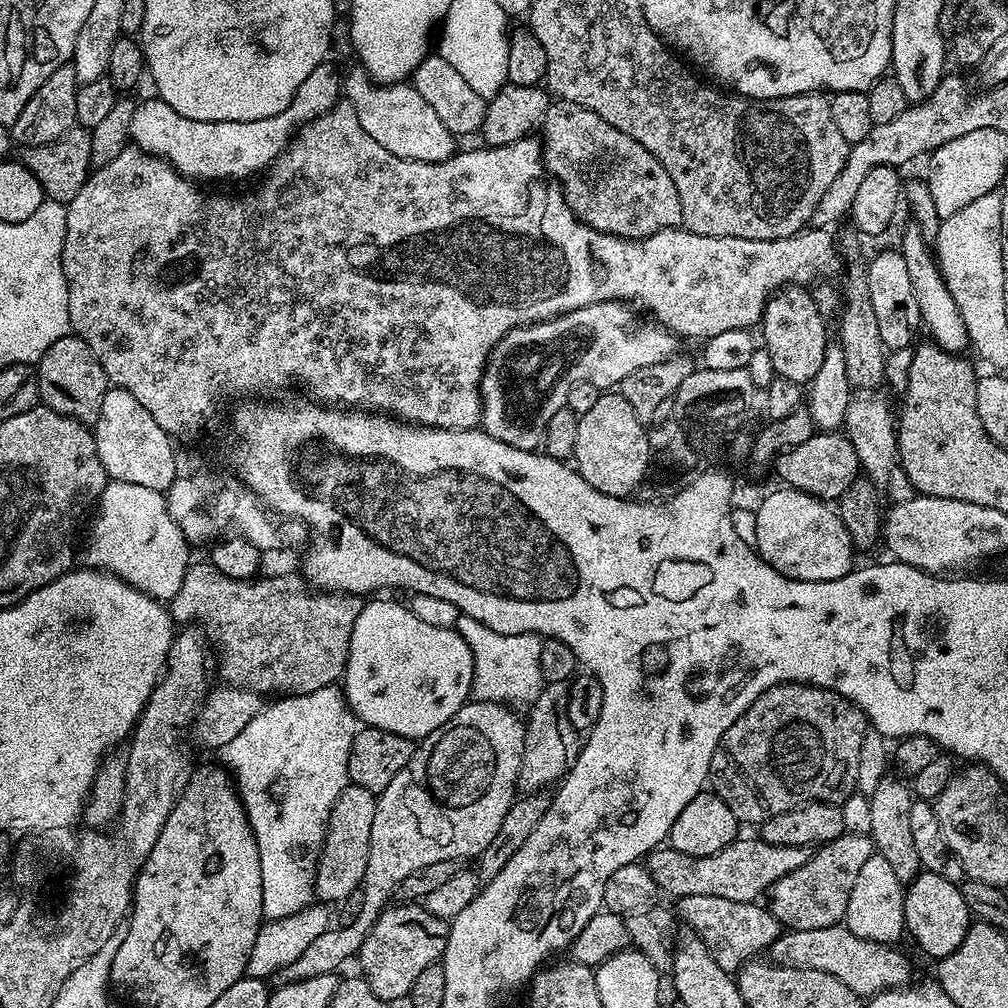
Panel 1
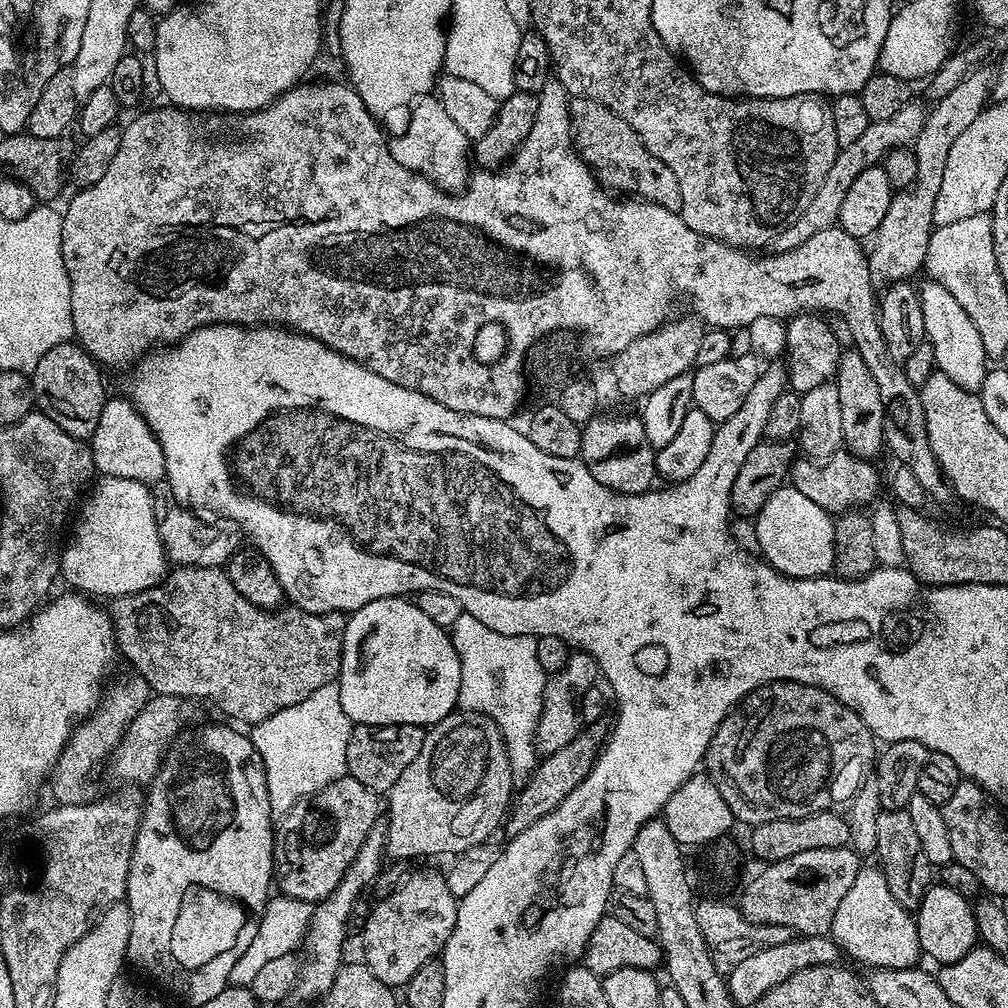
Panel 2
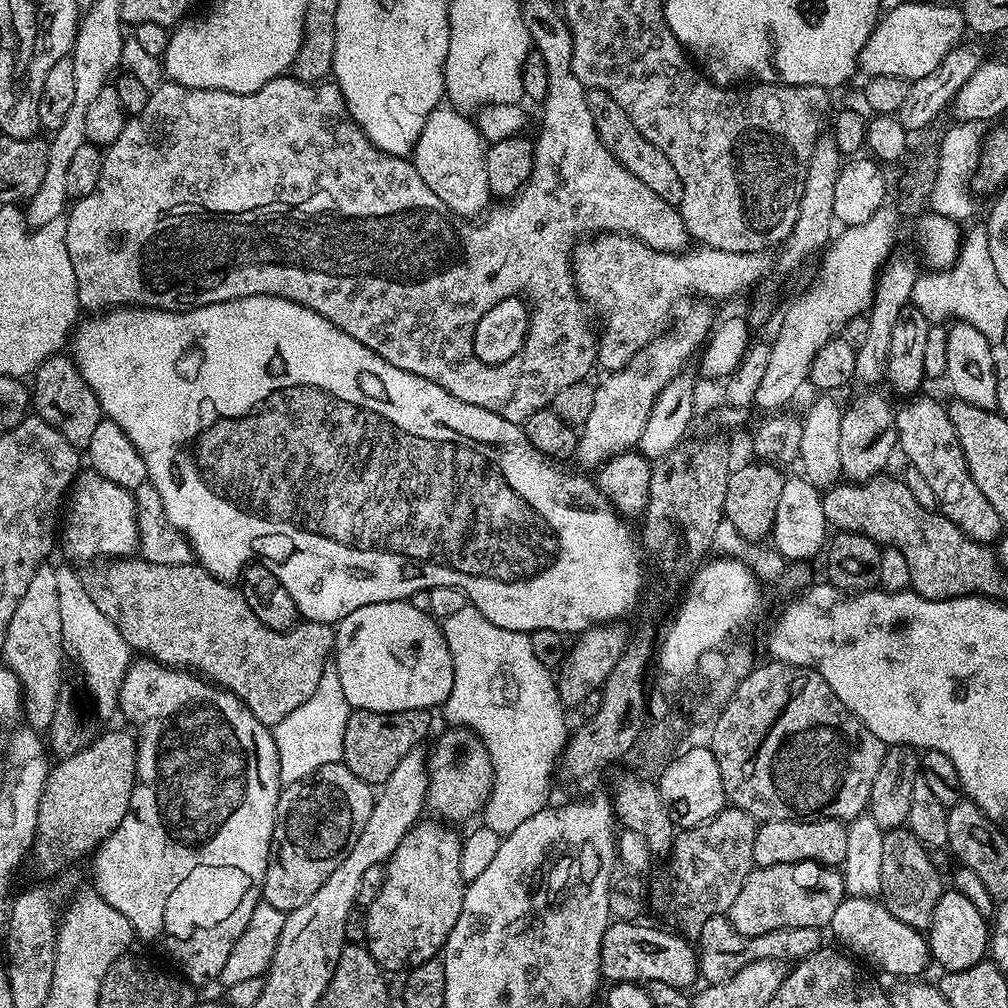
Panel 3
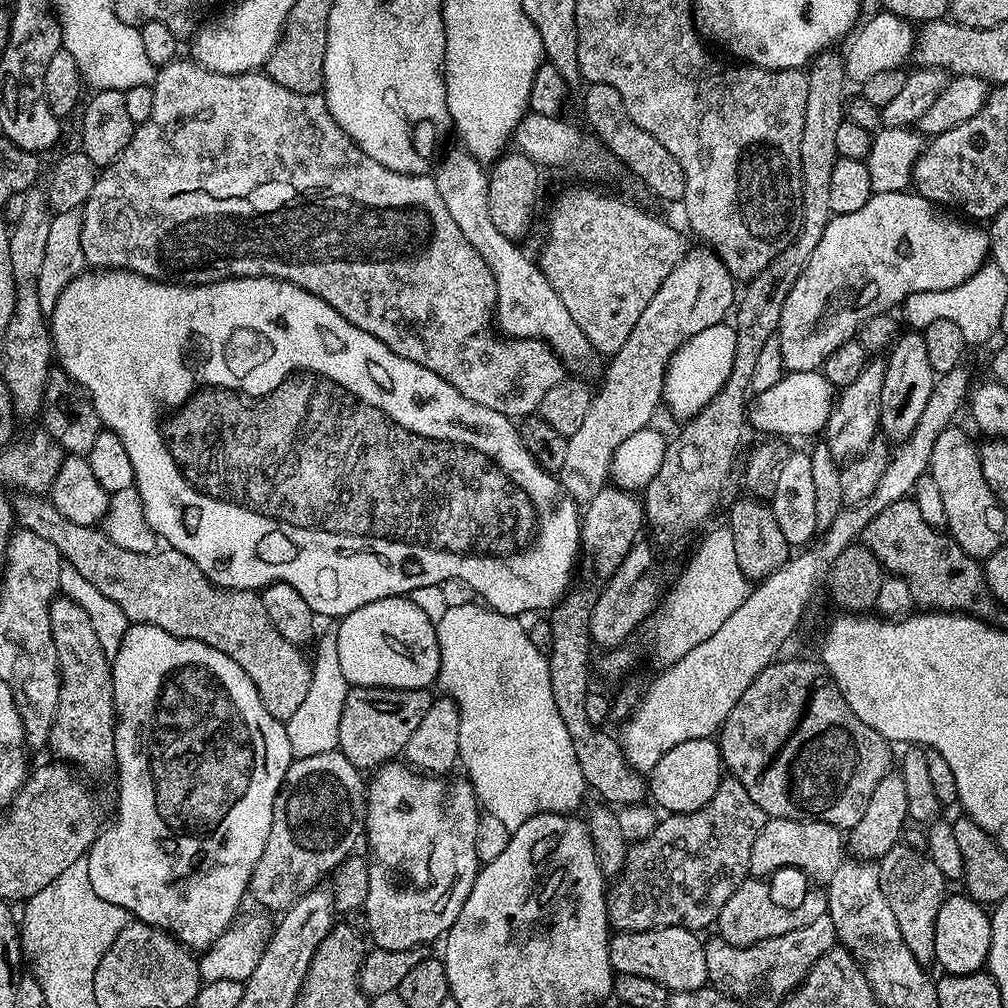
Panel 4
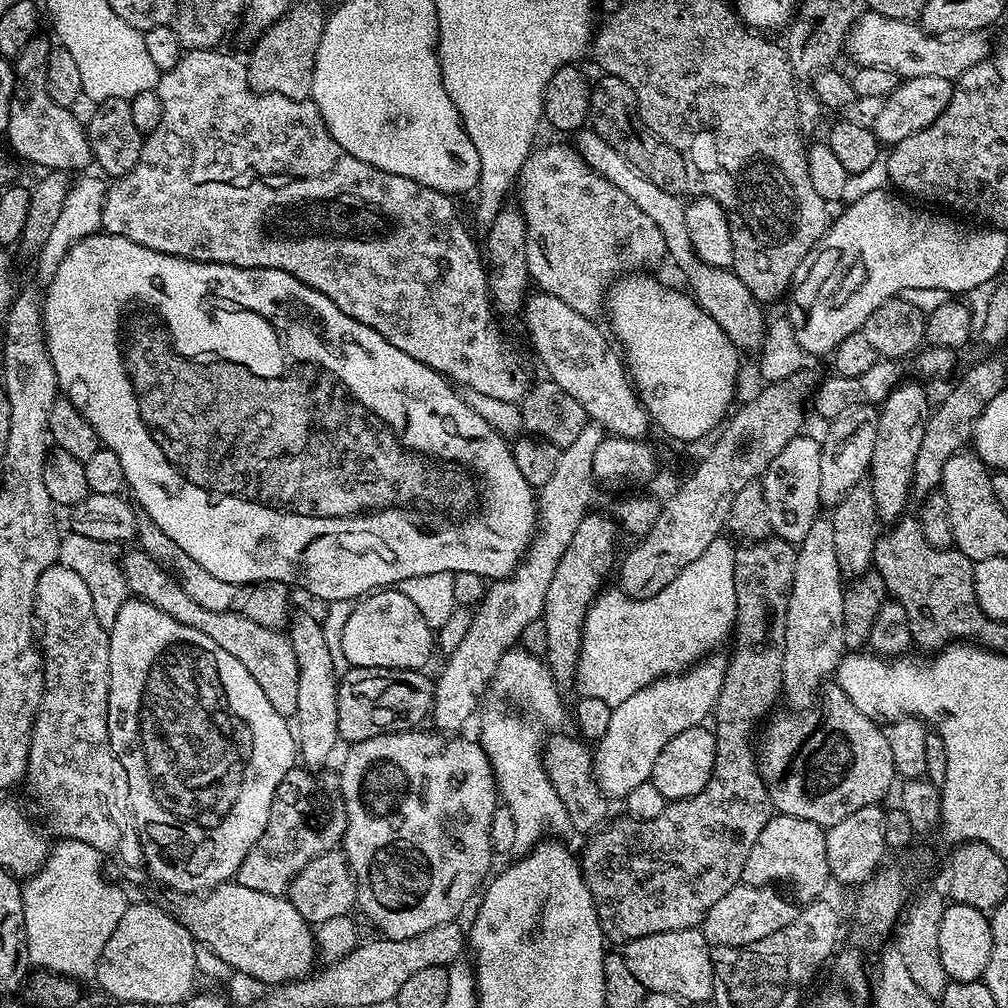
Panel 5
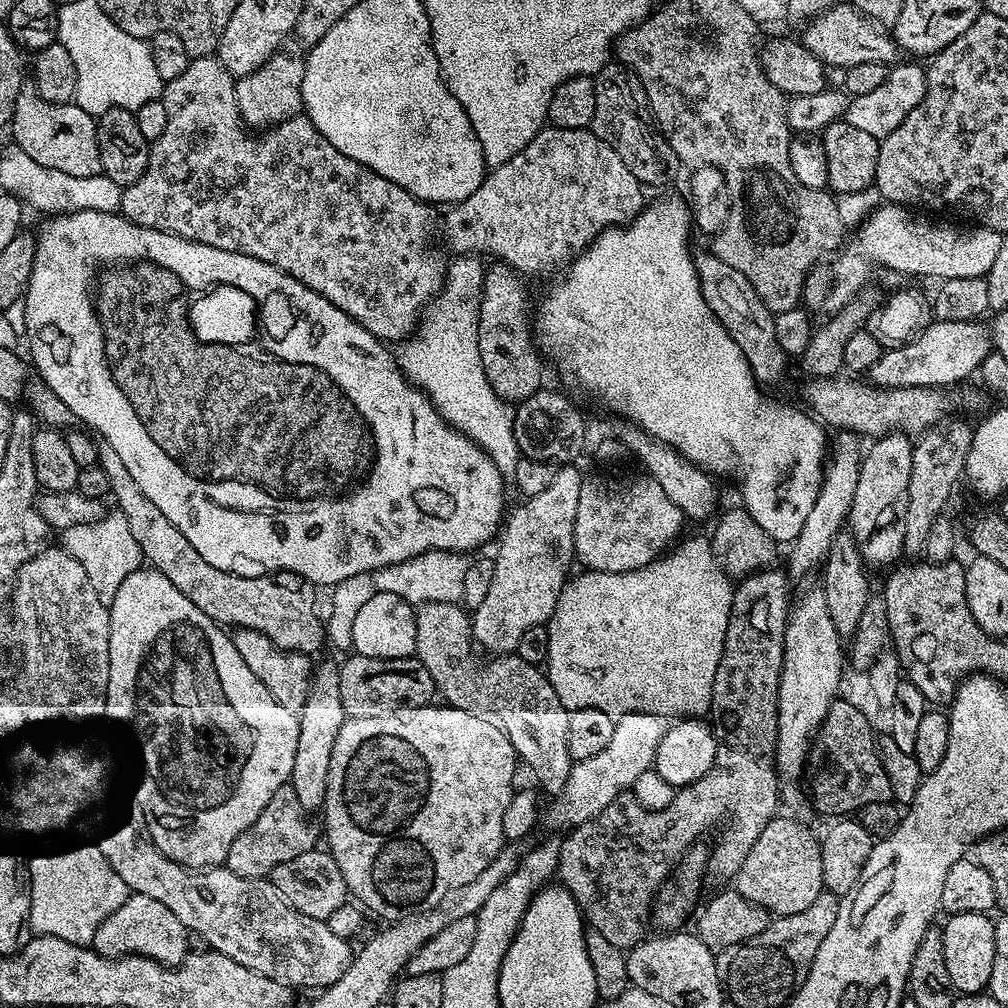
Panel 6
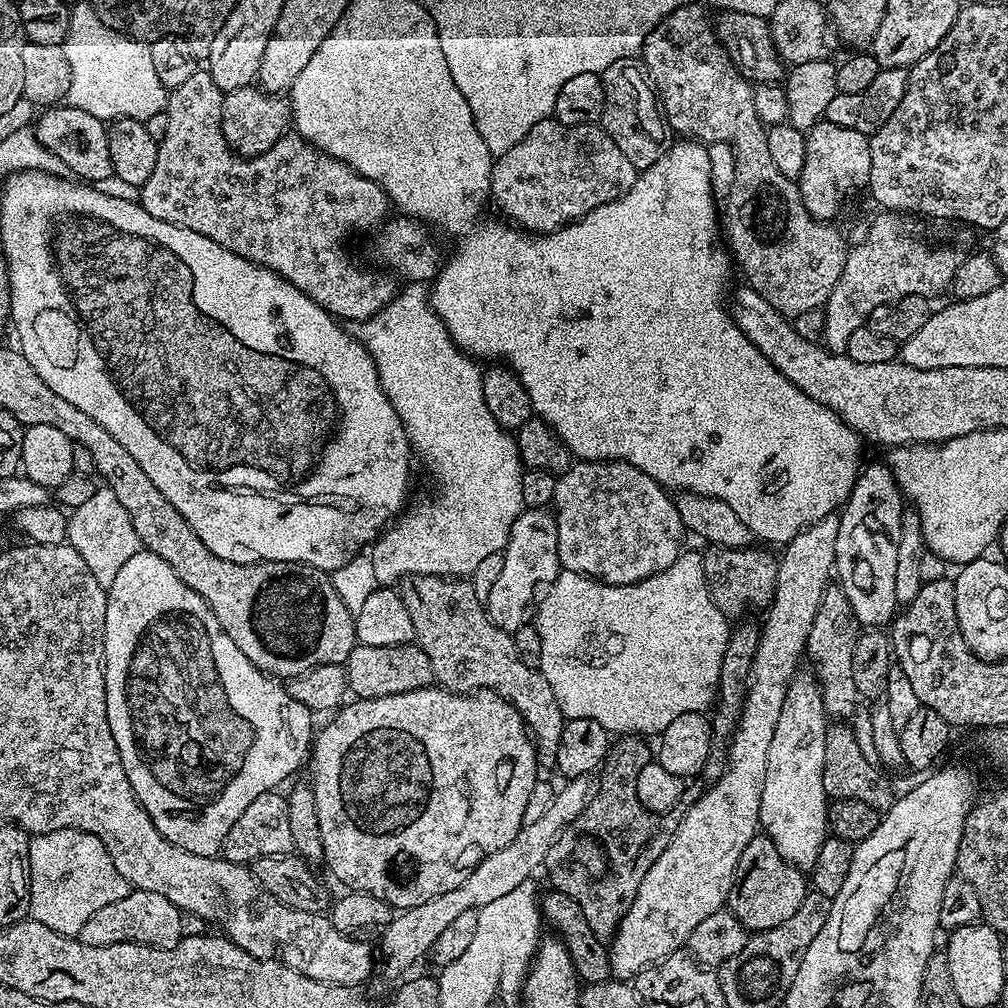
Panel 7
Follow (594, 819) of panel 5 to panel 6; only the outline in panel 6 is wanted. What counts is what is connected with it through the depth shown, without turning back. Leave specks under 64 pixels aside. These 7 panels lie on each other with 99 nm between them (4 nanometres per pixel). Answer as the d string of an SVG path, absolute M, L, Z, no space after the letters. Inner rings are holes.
M430 602L429 604L419 605L415 609L416 614L416 651L414 653L416 659L422 662L422 666L426 666L426 670L430 670L430 678L434 678L436 683L437 693L442 697L451 707L461 708L467 712L477 713L490 722L494 722L505 734L506 738L510 738L510 742L514 746L516 755L518 757L519 763L524 764L526 767L532 771L532 776L545 788L546 791L552 792L551 794L559 794L560 791L566 786L566 780L570 778L570 770L573 766L572 755L570 754L570 745L568 743L568 723L570 723L570 718L568 713L570 709L566 706L562 706L562 702L558 698L558 694L554 694L554 686L550 686L547 675L537 665L531 664L530 662L522 662L522 658L515 654L500 654L495 658L484 658L488 660L480 661L476 660L476 656L472 653L472 648L474 649L474 641L472 638L472 622L469 613L465 611L459 603L451 604L450 602Z

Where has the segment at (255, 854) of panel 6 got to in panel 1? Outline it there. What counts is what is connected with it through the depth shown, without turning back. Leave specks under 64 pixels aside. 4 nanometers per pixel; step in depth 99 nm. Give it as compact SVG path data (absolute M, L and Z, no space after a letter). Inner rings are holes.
M349 783L334 802L328 819L328 829L314 865L315 895L321 901L344 900L356 896L366 874L366 858L370 858L370 825L374 823L376 796L362 786Z

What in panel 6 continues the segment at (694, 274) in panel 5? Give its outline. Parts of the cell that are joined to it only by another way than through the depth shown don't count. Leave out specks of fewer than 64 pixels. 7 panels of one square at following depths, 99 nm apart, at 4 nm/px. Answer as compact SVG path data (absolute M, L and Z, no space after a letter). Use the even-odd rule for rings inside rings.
M710 250L696 252L696 273L700 279L700 289L702 298L706 298L706 306L722 322L726 334L738 342L738 350L746 358L750 370L756 375L757 381L761 385L768 386L775 380L780 380L784 376L784 367L790 364L789 357L785 356L782 346L778 346L778 338L774 338L774 322L776 321L773 312L758 298L754 286L746 278L746 274L741 274L739 270L734 270L734 266L722 262Z

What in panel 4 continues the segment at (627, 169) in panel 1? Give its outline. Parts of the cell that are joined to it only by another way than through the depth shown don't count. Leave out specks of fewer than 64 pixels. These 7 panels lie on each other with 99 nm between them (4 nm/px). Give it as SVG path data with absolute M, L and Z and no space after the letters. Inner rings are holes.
M588 84L584 92L584 116L590 127L596 131L595 139L609 153L613 152L650 191L664 200L683 201L686 190L686 178L678 158L654 138L654 134L646 134L630 114L626 114L626 105L622 103L622 94L609 84Z

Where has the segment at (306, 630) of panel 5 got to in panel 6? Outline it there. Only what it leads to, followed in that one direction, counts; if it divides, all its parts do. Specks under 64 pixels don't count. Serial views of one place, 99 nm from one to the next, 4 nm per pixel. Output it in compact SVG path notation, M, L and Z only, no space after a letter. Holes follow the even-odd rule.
M334 659L324 660L315 665L312 673L312 685L306 702L298 713L298 746L294 749L294 770L290 781L298 802L302 802L304 811L316 814L324 807L326 782L330 778L330 754L334 754L334 742L338 730L345 722L342 693L338 686L340 665Z

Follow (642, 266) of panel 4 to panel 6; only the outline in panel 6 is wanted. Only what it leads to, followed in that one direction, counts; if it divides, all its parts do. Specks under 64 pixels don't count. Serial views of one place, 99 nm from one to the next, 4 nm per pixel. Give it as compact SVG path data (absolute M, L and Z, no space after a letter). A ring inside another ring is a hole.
M545 126L526 142L522 150L518 150L518 154L514 154L514 158L510 158L510 162L502 162L502 166L491 169L474 194L445 211L448 213L442 216L443 247L452 254L492 256L488 258L508 264L521 274L555 273L571 265L607 228L624 226L635 220L646 207L643 191L640 180L630 174L626 162L622 162L614 149L606 146L606 142L588 128Z

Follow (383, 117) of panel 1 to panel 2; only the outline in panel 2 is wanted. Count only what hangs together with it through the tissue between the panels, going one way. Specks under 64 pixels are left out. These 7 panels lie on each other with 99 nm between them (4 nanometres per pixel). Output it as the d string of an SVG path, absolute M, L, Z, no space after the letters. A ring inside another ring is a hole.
M429 94L419 97L411 105L412 117L406 126L406 130L401 136L392 136L390 147L397 162L402 162L406 170L411 172L421 172L427 180L432 180L438 187L443 188L445 192L453 194L459 193L467 185L470 179L470 141L466 134L462 134L461 128L456 125L450 114L446 114L446 106L435 95Z

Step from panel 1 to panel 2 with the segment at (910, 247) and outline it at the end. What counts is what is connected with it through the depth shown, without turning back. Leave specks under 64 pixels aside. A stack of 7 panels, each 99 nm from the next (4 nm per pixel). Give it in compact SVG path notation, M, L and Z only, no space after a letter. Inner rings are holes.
M924 278L918 284L918 295L922 306L922 326L926 333L926 342L934 350L935 367L942 374L946 374L950 382L958 382L962 390L979 393L982 382L990 371L990 358L982 346L978 326L970 322L970 314L962 310L961 304L954 299L954 294L950 294L950 290L946 290L946 286L938 281Z

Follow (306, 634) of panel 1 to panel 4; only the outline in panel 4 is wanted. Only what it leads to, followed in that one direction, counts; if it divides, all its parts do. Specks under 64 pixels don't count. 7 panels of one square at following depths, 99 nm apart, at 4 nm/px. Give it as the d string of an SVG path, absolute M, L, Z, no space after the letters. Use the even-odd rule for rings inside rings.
M20 494L13 499L15 519L21 529L58 546L61 557L74 565L82 578L106 594L132 624L153 624L183 640L197 640L222 650L254 682L266 710L287 722L310 694L312 666L297 645L286 642L270 622L260 592L247 588L220 588L202 574L194 561L165 547L150 554L134 554L114 546L99 527L72 522L40 494Z

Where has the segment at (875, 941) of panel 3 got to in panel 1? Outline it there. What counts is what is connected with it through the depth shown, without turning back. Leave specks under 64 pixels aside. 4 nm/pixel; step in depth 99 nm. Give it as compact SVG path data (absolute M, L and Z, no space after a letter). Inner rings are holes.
M874 852L862 866L861 873L854 882L854 889L850 892L844 919L845 927L868 941L887 945L897 943L896 940L900 936L903 937L906 930L904 893L903 883L892 869L890 862Z

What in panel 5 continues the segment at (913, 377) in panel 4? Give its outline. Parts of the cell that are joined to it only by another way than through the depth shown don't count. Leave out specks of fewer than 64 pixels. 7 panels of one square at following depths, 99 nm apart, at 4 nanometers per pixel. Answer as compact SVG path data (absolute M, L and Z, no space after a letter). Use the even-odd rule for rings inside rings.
M901 382L879 405L878 434L874 434L874 458L870 469L870 487L876 503L876 515L881 521L895 522L905 515L908 492L913 491L914 458L922 447L924 422L930 415L928 392L920 384Z

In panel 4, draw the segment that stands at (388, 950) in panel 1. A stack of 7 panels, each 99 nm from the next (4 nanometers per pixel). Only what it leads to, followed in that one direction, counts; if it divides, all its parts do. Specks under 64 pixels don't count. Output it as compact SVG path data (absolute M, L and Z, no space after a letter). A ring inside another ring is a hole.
M389 762L380 765L371 773L366 784L366 815L364 817L364 827L366 829L366 844L368 840L368 852L366 859L368 862L368 877L370 878L370 890L366 894L363 915L368 915L368 932L372 935L371 943L377 948L390 951L410 951L412 948L420 948L428 944L431 940L439 941L447 936L448 931L454 926L458 914L462 914L462 906L466 906L466 898L470 898L470 890L474 886L476 876L482 867L478 858L478 822L482 815L482 809L475 790L467 779L448 780L452 778L441 778L436 774L421 774L413 770L404 762Z

